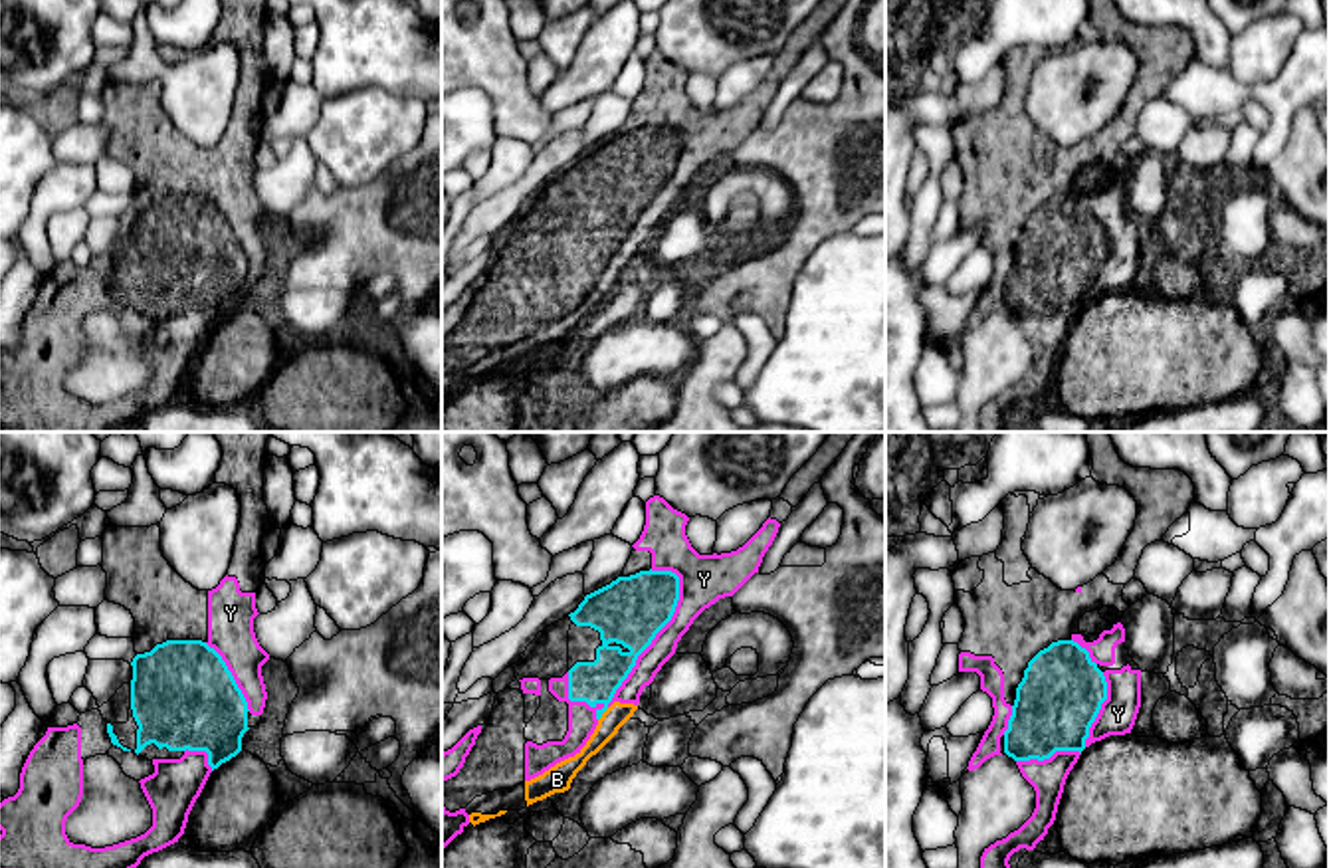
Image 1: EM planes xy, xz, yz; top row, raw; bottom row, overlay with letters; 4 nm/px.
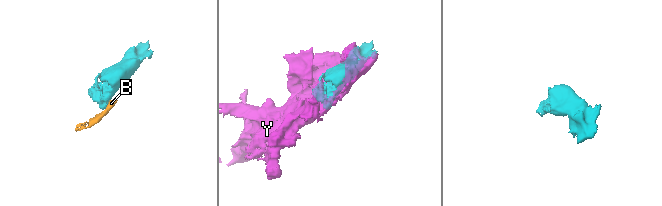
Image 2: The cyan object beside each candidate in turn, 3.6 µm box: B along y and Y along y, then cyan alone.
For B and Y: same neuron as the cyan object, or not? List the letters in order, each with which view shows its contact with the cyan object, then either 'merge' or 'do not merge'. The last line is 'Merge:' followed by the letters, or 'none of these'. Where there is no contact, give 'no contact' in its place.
B: meets cyan in xz; merge
Y: meets cyan in xz; merge
Merge: B, Y

